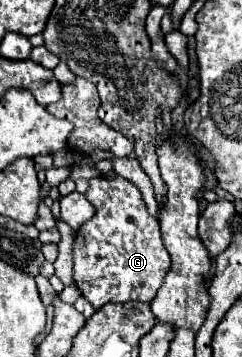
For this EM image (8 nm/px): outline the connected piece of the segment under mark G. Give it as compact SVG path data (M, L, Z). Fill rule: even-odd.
M109 174L105 178L93 178L89 180L89 192L85 198L93 204L95 216L85 222L77 234L75 234L75 250L73 250L73 276L75 284L81 290L81 294L93 304L95 310L103 308L109 302L129 302L129 300L139 300L139 302L151 302L161 288L161 282L171 266L169 254L161 242L161 232L159 232L159 222L153 218L141 198L141 192L121 176Z

